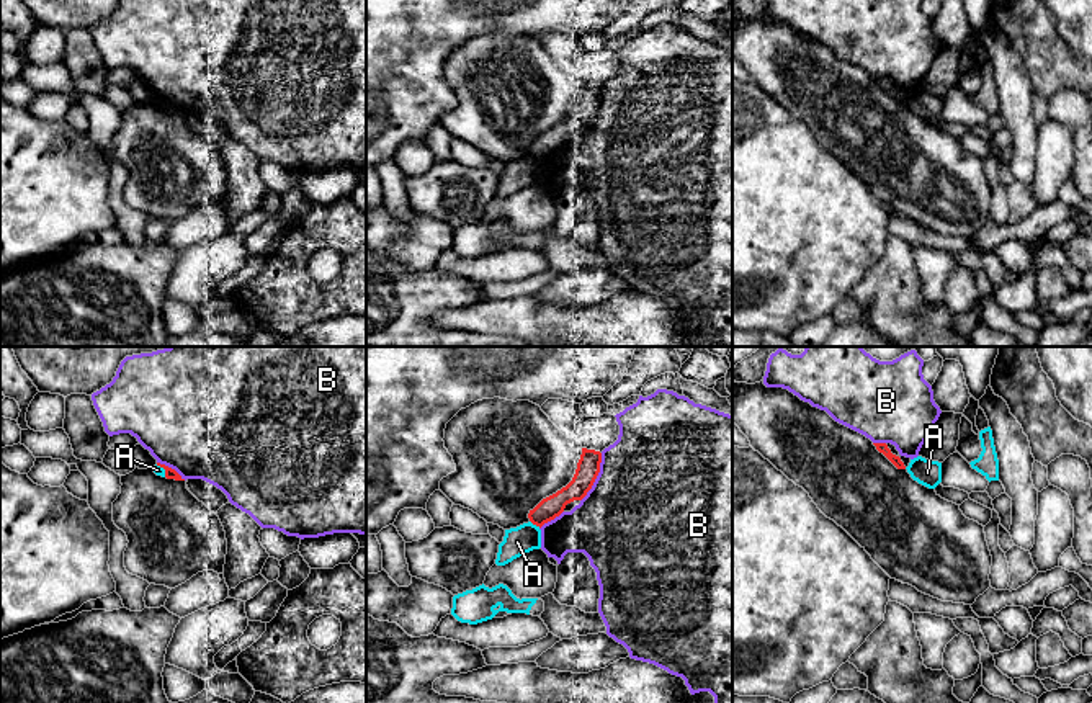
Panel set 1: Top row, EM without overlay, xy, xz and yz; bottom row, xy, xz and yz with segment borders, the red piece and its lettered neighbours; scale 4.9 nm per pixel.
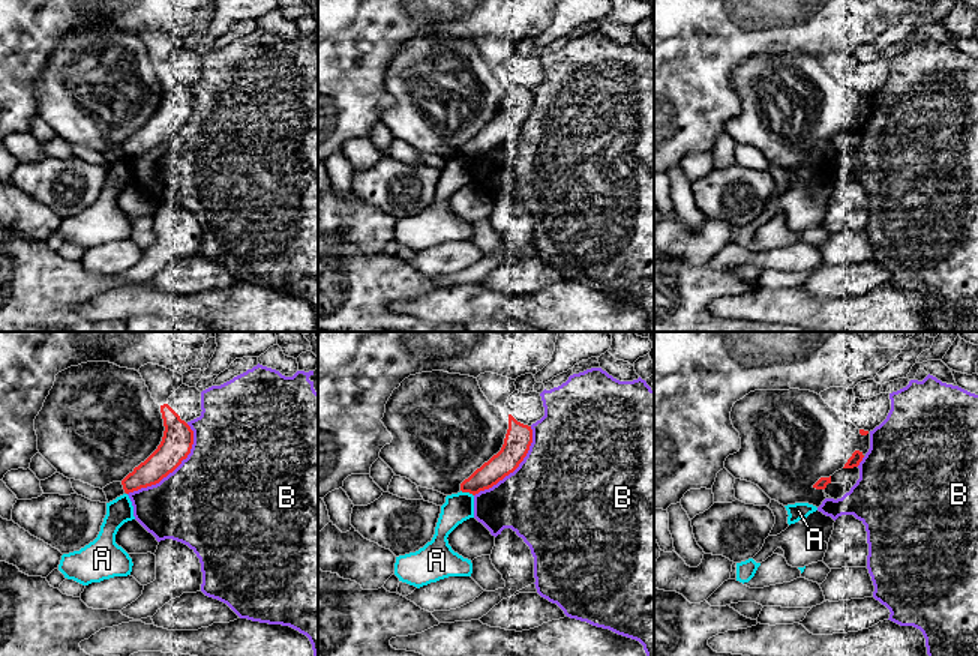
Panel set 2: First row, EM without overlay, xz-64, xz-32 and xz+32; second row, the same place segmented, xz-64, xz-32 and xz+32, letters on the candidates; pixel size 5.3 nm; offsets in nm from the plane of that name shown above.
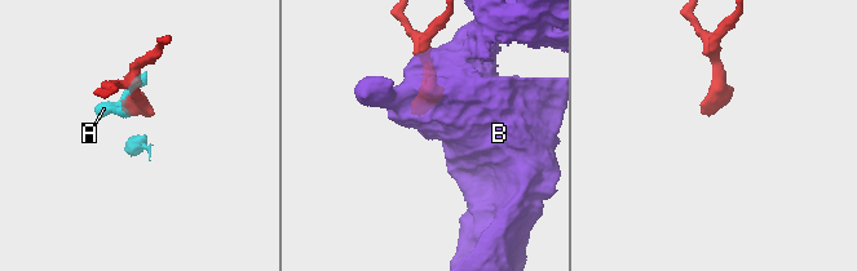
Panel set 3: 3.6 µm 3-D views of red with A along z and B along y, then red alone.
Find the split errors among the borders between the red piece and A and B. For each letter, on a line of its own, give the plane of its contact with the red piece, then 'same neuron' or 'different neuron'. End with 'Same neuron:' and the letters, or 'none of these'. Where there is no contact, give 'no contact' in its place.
A: meets red in xz; different neuron
B: meets red in xz; different neuron
Same neuron: none of these

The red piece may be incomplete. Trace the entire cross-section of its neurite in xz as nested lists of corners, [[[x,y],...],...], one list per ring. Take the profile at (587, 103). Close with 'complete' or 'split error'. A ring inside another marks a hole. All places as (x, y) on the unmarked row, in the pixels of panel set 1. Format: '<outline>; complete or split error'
[[[582,82],[572,114],[556,128],[543,132],[533,144],[530,144],[530,155],[541,162],[544,157],[559,150],[567,137],[582,134],[592,123],[600,106],[600,96],[600,85]]]; complete

